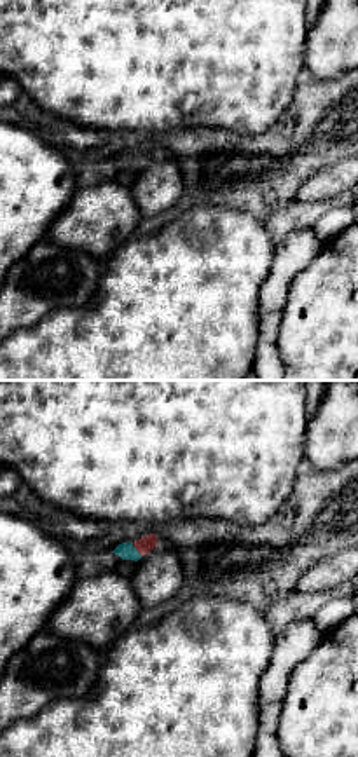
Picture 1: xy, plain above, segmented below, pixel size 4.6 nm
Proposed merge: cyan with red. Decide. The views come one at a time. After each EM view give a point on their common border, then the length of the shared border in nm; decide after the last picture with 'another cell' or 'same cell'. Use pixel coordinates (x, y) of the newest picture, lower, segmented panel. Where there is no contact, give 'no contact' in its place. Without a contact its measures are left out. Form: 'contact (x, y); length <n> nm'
contact (135, 550); length 80 nm

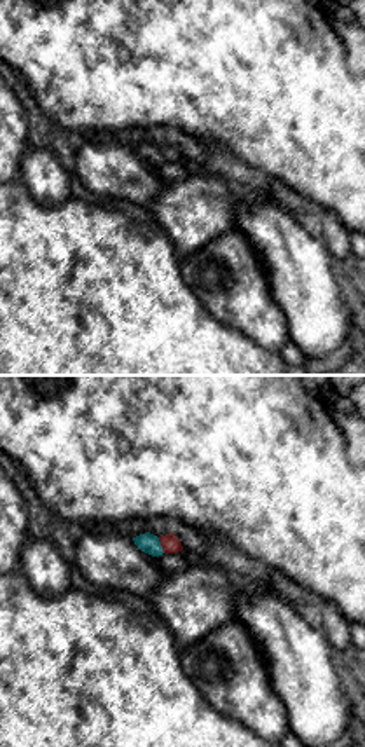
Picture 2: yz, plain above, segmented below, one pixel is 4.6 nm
contact (159, 545); length 80 nm

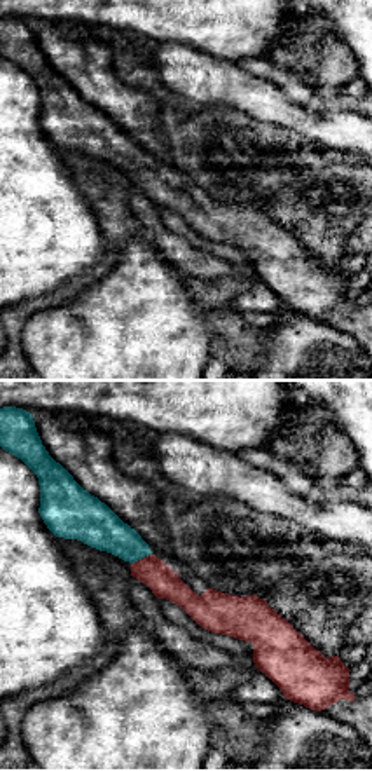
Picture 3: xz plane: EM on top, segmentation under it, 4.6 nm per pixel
contact (140, 559); length 110 nm

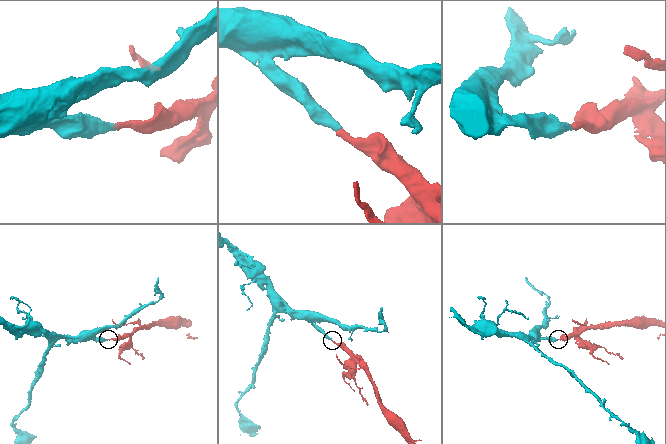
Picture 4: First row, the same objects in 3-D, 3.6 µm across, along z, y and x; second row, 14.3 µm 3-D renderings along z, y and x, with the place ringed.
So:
same cell

